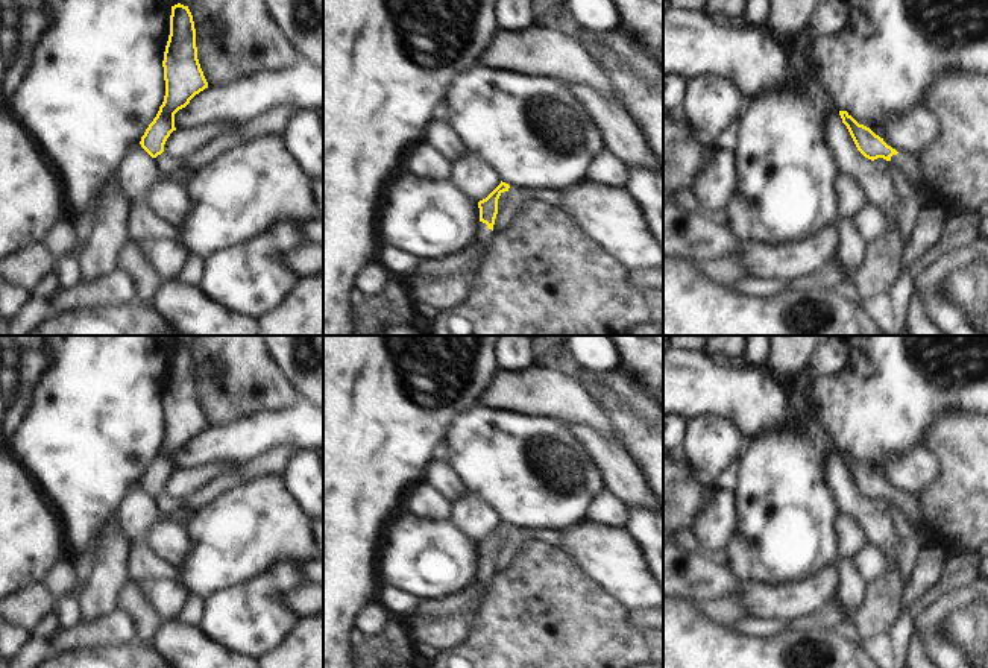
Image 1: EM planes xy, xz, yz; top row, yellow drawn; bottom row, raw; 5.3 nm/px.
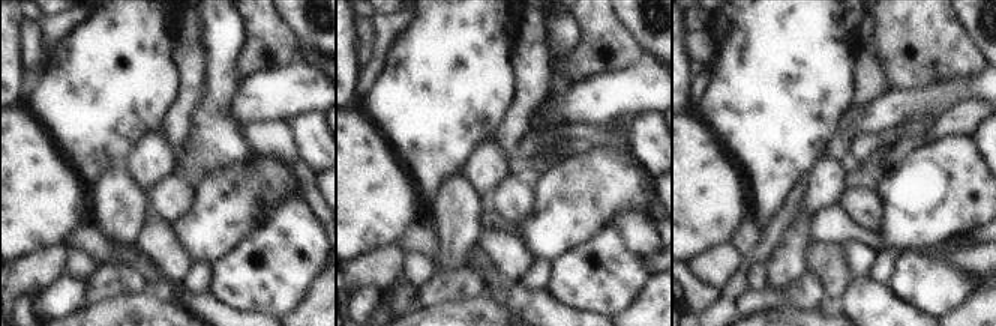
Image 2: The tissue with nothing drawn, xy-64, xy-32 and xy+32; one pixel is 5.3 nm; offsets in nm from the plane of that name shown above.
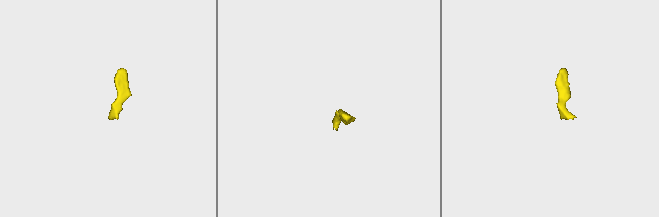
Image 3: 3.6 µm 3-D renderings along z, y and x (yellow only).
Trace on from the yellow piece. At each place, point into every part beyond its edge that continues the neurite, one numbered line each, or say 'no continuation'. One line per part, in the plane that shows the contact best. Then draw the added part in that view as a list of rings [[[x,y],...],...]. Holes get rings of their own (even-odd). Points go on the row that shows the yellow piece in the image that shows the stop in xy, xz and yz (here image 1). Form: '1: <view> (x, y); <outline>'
1: xz (484, 234); [[[480,222],[475,238],[487,243],[492,240],[492,237],[493,237],[493,231],[489,229],[486,223]]]

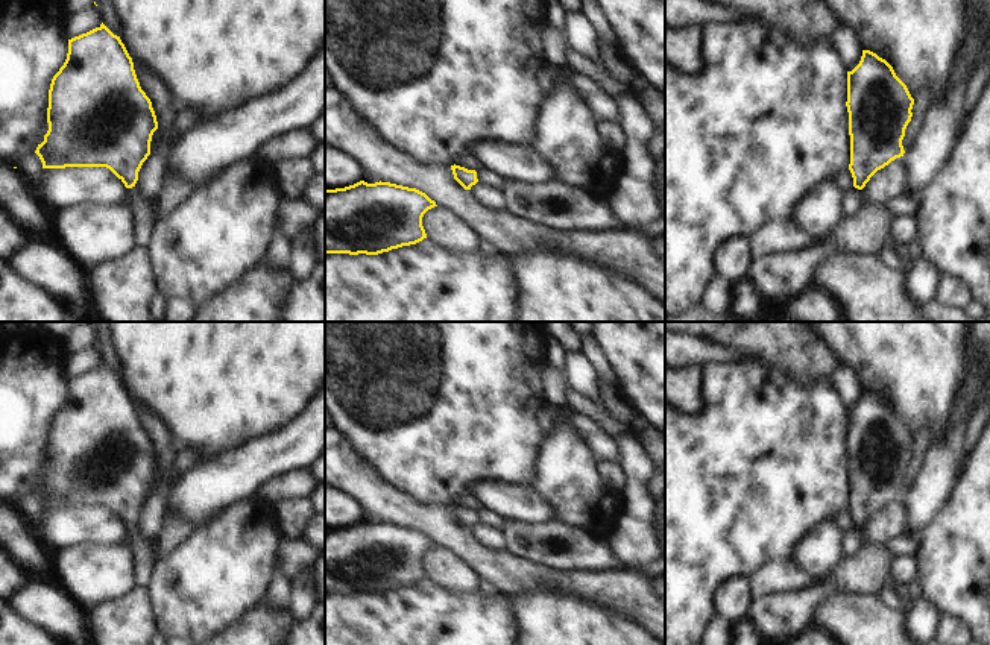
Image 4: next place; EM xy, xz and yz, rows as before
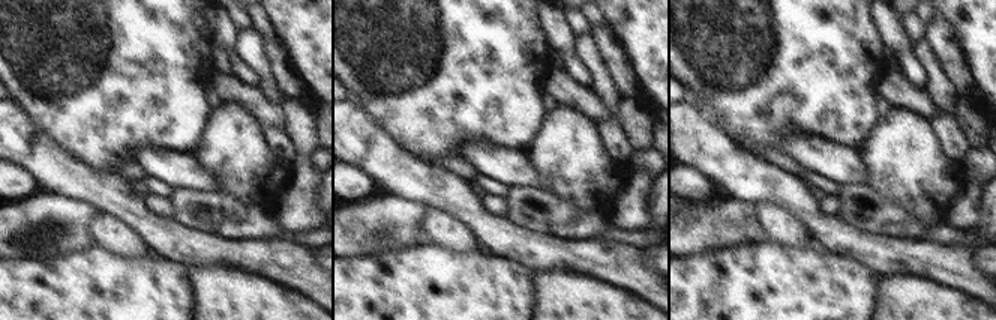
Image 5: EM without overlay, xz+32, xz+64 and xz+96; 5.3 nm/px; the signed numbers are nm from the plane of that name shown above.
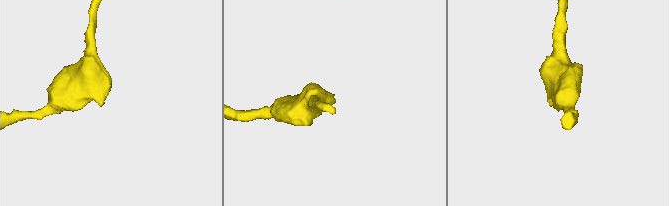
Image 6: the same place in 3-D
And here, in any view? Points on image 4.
1: xy (141, 222); [[[135,187],[126,188],[128,208],[132,214],[134,244],[149,244],[155,222],[150,217],[150,202],[144,200]]]

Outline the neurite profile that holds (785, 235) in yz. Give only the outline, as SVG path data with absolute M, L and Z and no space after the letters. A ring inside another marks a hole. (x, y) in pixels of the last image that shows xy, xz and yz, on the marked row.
M794 220L767 222L749 240L753 258L809 249L821 237L805 232Z

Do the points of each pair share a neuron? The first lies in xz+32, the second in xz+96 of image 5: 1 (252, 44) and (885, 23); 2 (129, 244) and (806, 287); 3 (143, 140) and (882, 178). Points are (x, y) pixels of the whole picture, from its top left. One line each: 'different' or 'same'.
1: different
2: different
3: different

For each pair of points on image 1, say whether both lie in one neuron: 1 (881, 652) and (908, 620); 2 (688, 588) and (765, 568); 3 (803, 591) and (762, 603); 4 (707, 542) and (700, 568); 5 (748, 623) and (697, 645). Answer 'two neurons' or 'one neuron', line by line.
1: one neuron
2: two neurons
3: one neuron
4: two neurons
5: two neurons

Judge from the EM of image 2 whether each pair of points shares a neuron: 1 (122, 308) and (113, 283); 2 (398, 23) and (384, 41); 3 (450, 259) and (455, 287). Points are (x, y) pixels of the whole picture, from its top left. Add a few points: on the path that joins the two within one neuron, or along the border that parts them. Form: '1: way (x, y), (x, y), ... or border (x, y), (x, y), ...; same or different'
1: border (150, 287), (137, 293), (86, 304); different
2: way (393, 27), (384, 36); same
3: border (465, 263), (456, 269), (435, 271); different

